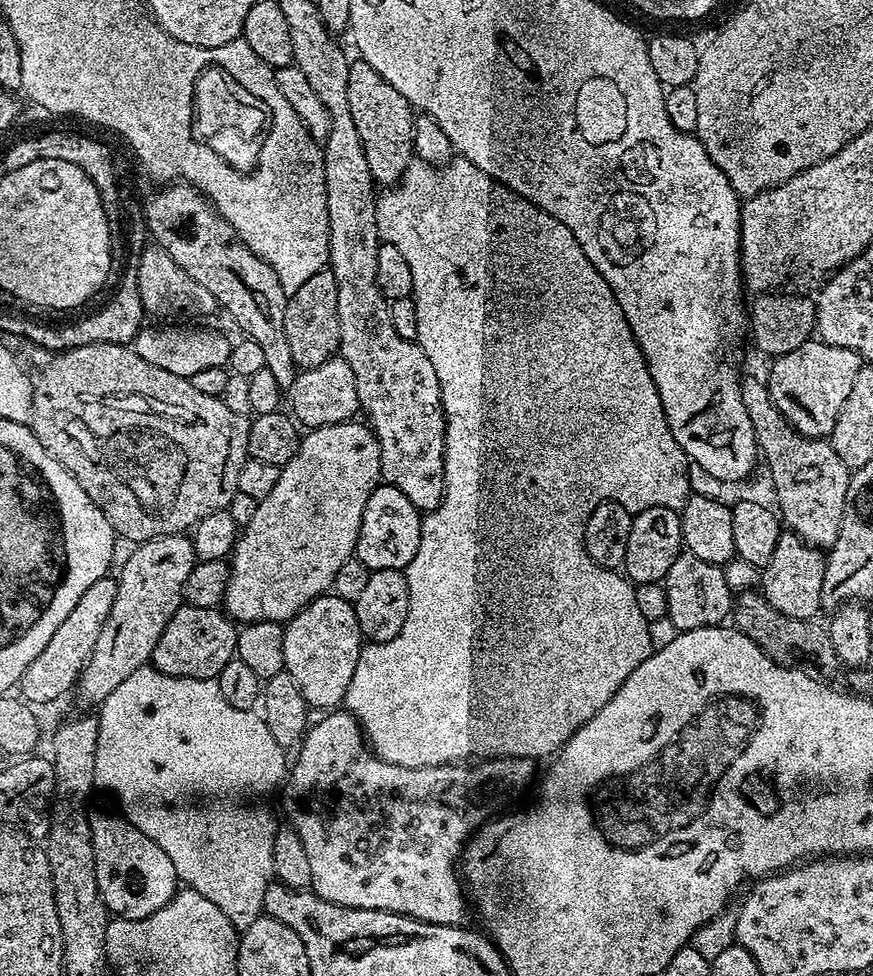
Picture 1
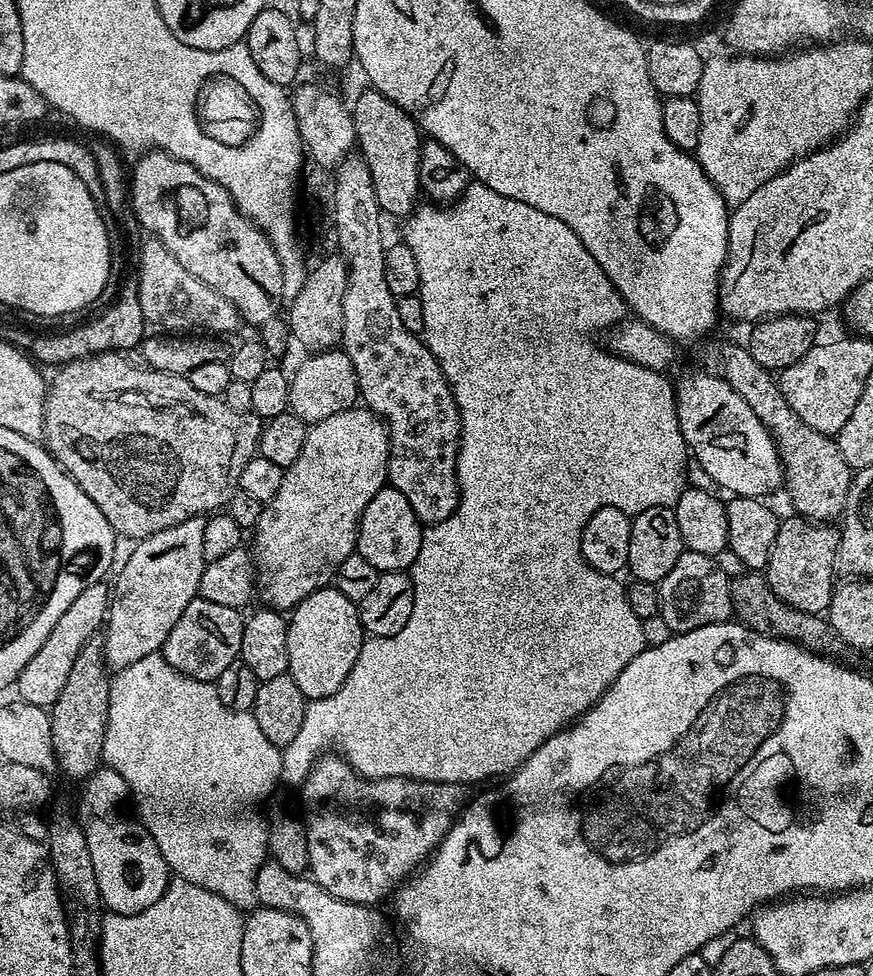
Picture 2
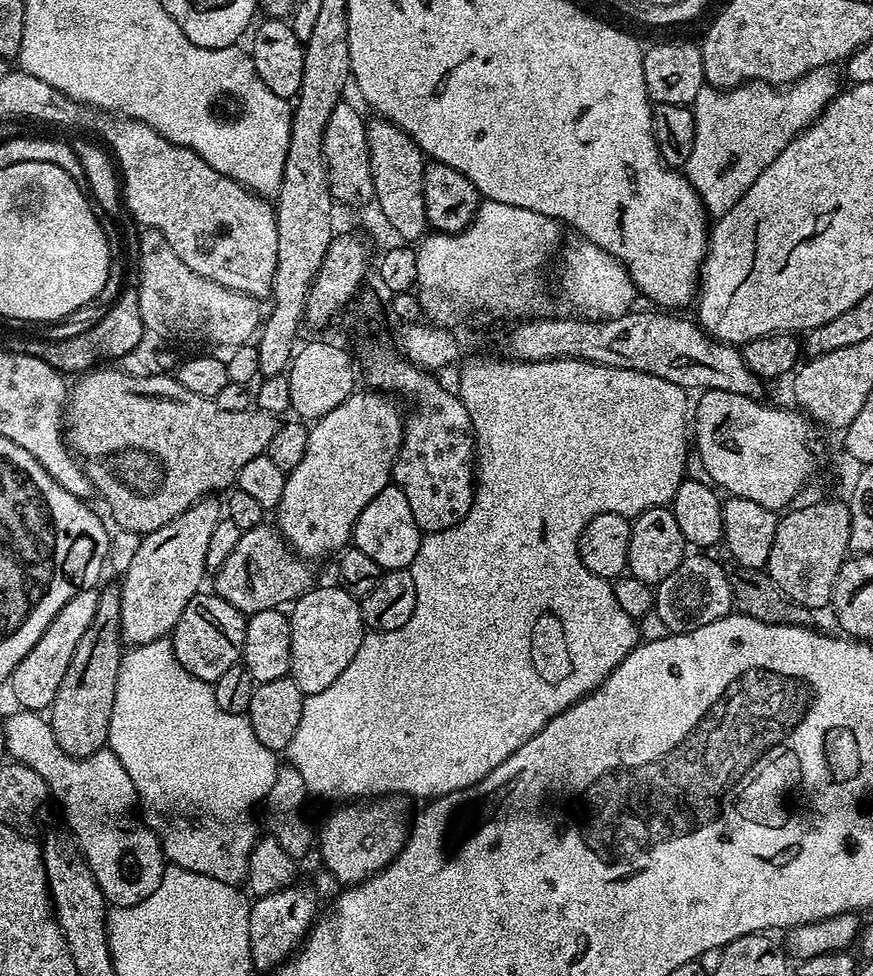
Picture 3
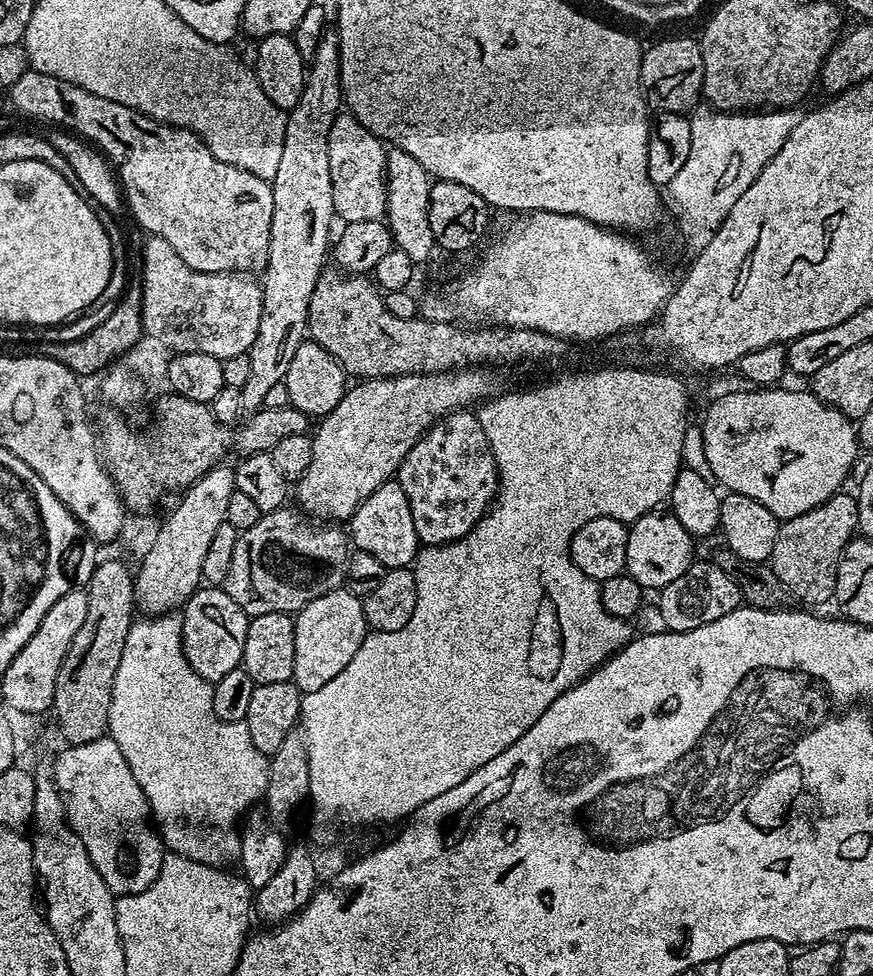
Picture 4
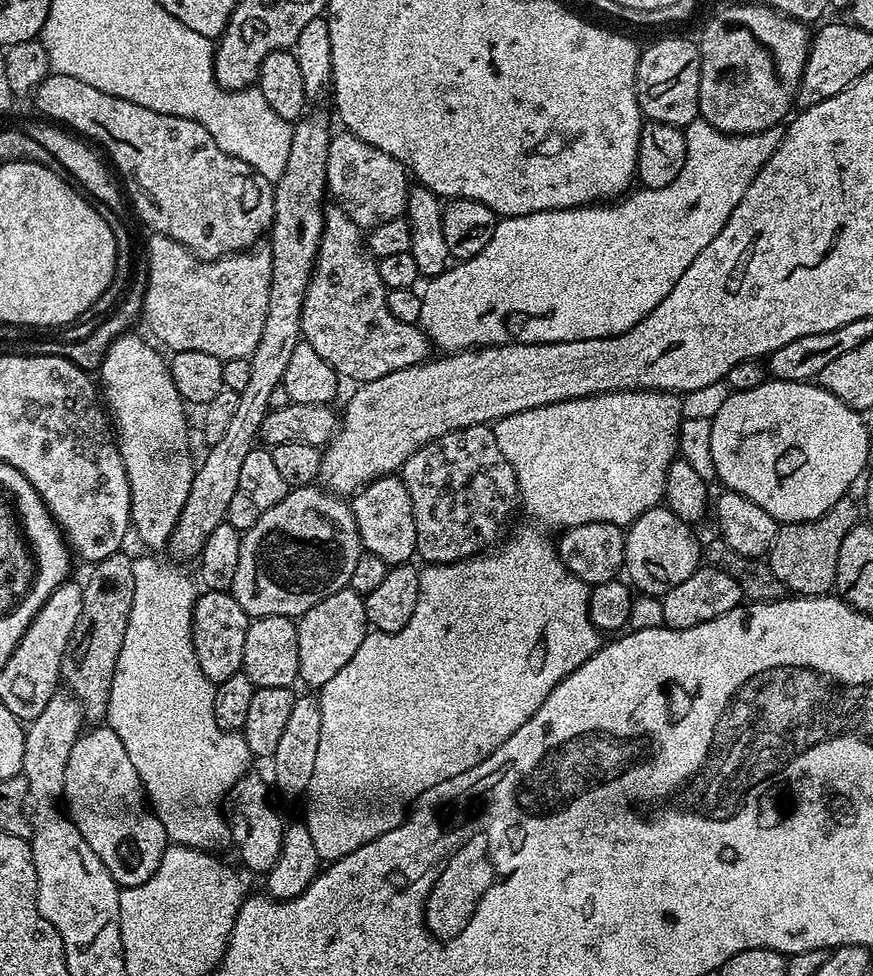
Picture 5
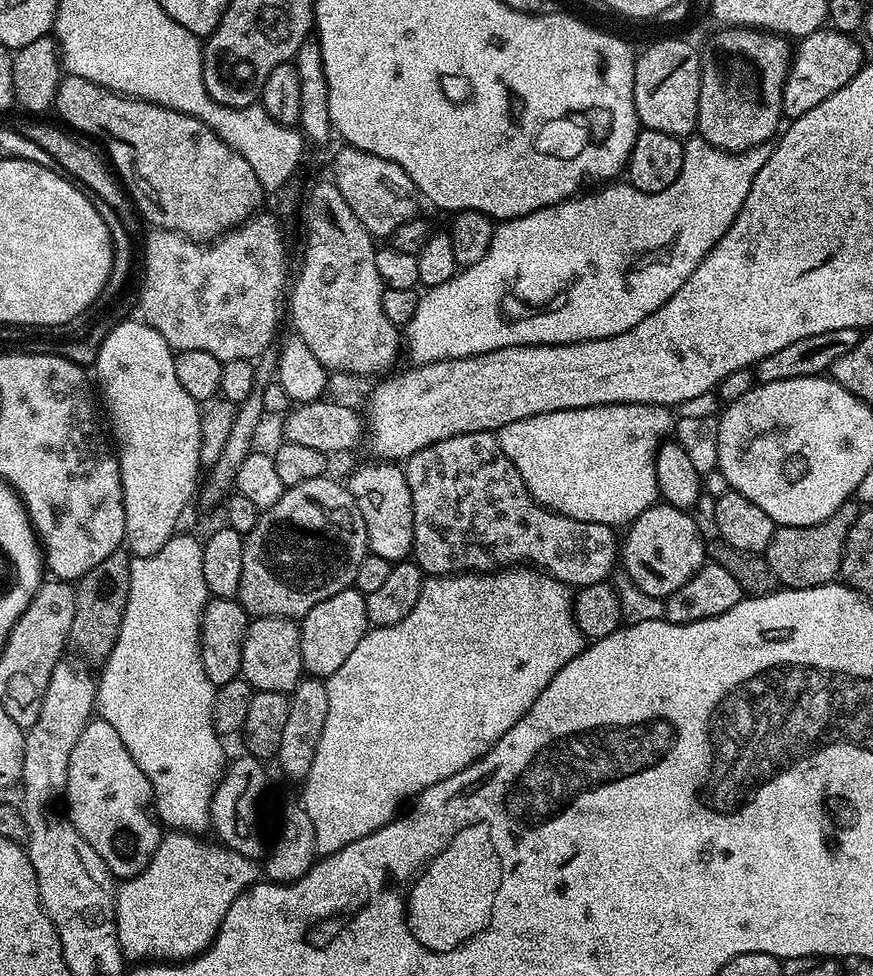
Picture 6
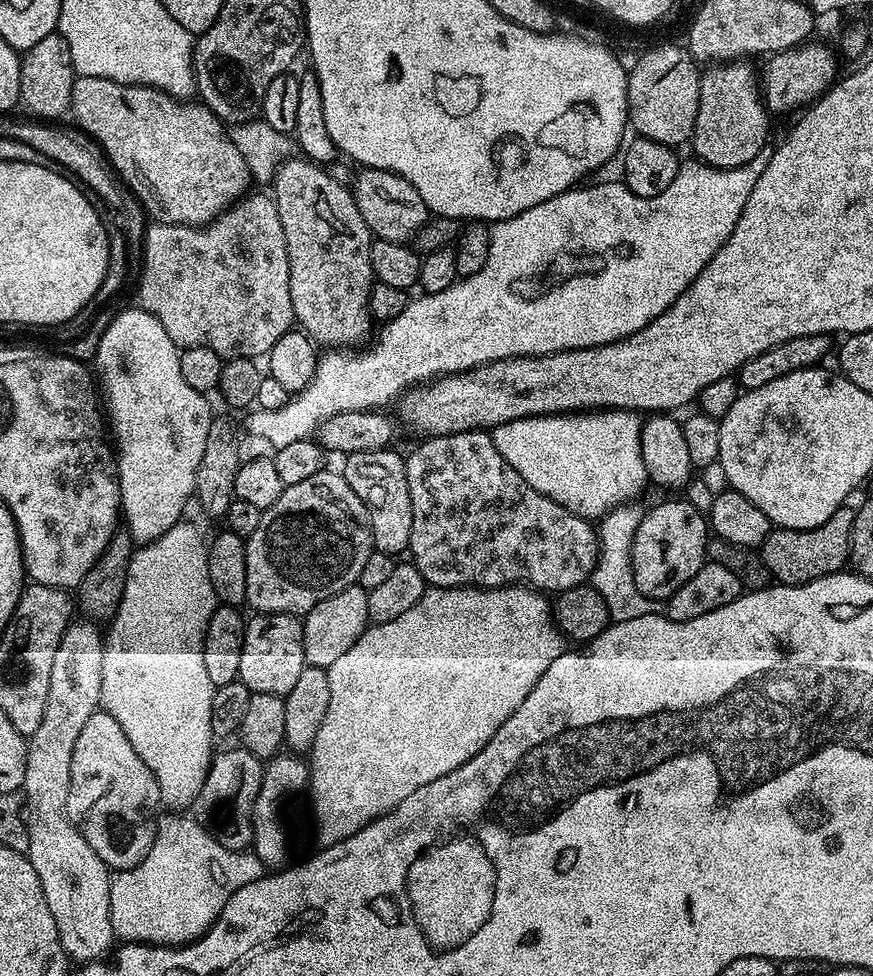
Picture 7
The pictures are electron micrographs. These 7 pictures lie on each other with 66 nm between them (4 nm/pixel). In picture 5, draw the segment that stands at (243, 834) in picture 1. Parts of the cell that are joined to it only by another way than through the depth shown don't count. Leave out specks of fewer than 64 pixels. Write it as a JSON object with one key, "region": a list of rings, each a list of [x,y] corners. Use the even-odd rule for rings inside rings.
{"region":[[[144,554],[148,556],[136,556],[133,559],[132,565],[134,566],[134,606],[130,610],[130,622],[126,626],[126,638],[122,638],[122,654],[118,654],[118,666],[114,670],[114,682],[110,686],[110,702],[108,703],[108,714],[106,717],[107,727],[114,730],[114,734],[118,734],[118,738],[122,738],[122,746],[126,746],[126,754],[130,754],[130,762],[134,762],[134,770],[138,770],[138,778],[142,782],[144,787],[144,795],[152,809],[152,813],[158,818],[158,822],[162,822],[162,826],[166,830],[169,841],[174,844],[181,844],[182,846],[190,846],[191,848],[200,848],[203,852],[212,852],[213,850],[220,850],[216,848],[224,848],[227,844],[230,844],[230,829],[228,827],[228,821],[222,815],[220,817],[220,808],[222,812],[222,805],[225,803],[226,797],[235,789],[236,783],[242,779],[242,777],[249,775],[250,768],[248,768],[248,763],[254,760],[252,751],[246,746],[243,735],[240,732],[224,732],[218,726],[218,722],[214,722],[214,685],[212,681],[206,678],[206,674],[202,674],[202,666],[198,666],[198,658],[194,654],[194,642],[192,641],[192,611],[196,605],[196,598],[198,595],[198,584],[195,579],[192,580],[183,572],[180,568],[172,568],[166,564],[163,564],[160,560],[155,560],[155,555]]]}

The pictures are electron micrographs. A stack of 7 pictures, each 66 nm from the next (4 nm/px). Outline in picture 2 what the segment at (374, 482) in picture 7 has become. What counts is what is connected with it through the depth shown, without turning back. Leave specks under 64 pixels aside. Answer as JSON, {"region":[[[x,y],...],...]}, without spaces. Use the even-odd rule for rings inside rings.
{"region":[[[385,486],[370,498],[366,510],[360,515],[360,526],[356,529],[356,552],[366,558],[371,566],[381,572],[402,572],[411,569],[412,563],[418,558],[418,546],[422,535],[420,519],[410,510],[410,502],[398,490],[391,486]]]}

